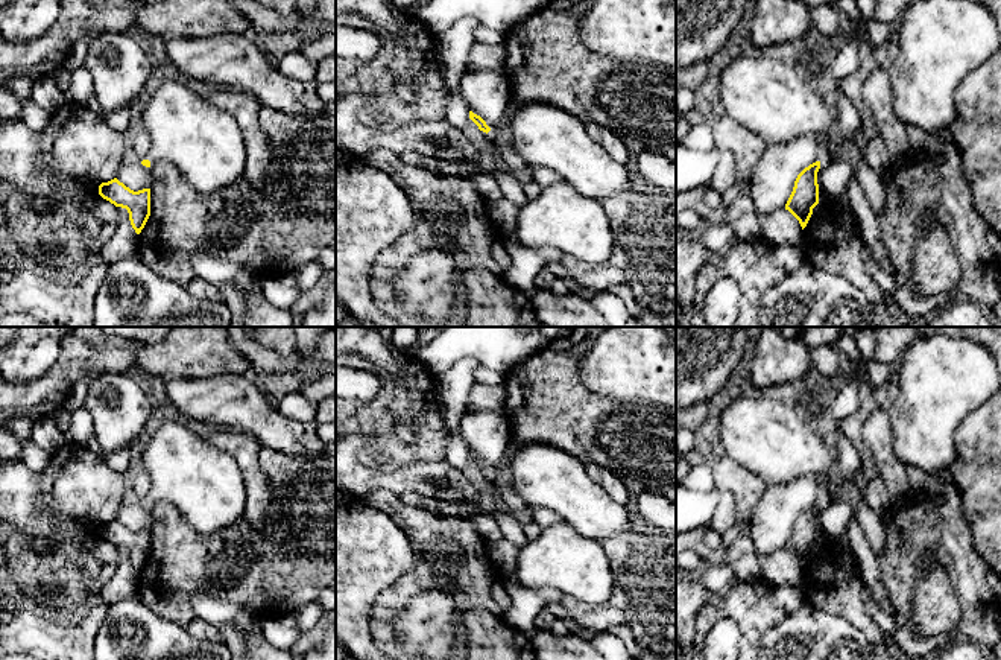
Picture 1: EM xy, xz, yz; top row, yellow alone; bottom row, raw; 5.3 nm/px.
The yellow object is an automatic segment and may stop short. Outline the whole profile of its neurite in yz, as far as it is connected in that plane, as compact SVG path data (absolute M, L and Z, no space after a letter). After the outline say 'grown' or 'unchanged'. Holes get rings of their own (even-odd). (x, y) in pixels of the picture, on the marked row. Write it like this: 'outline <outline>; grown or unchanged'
outline M816 161L797 175L793 192L785 204L785 210L799 221L802 230L807 227L813 208L819 204L819 169L820 161Z; unchanged

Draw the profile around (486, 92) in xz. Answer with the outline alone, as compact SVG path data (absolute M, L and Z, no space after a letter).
M466 67L460 78L460 91L469 111L480 116L491 129L498 125L510 102L510 82L503 70Z

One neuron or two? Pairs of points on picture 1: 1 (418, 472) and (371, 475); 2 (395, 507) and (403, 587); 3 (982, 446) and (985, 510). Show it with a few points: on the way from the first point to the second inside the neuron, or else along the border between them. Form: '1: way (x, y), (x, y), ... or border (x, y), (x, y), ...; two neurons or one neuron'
1: way (406, 478), (383, 478); one neuron
2: way (415, 526), (429, 542), (429, 563), (423, 569); one neuron
3: way (985, 461), (985, 494); one neuron

